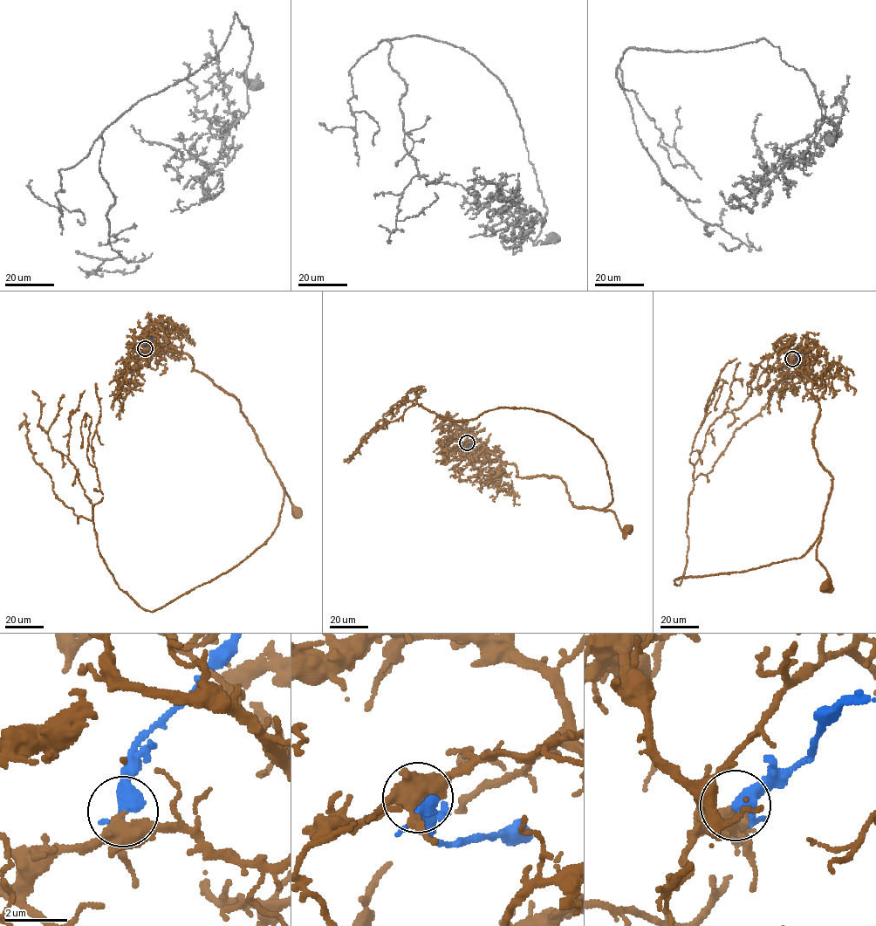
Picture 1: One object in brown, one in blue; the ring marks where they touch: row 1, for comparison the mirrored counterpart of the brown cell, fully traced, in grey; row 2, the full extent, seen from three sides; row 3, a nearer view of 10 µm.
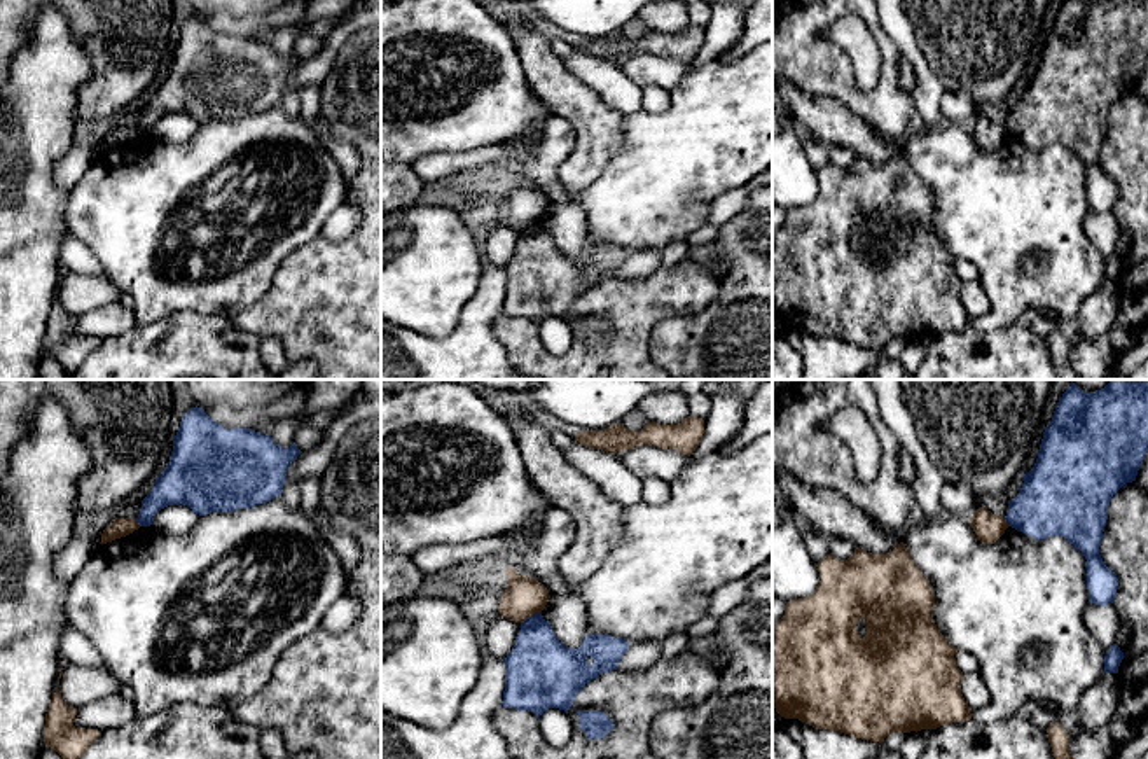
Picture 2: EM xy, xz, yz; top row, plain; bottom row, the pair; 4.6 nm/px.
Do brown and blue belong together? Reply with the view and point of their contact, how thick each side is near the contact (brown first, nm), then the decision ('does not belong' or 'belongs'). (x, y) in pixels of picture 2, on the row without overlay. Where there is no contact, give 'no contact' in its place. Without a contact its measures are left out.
contact xz (530, 224); calibres 190 and 300 nm; does not belong

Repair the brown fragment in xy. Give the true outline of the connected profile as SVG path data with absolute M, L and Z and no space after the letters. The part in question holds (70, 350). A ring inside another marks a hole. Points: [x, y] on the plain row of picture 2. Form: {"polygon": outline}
{"polygon": "M61 282L45 322L44 352L54 357L66 374L73 374L98 346L100 339L73 334L77 317L63 310L59 303L59 287Z"}

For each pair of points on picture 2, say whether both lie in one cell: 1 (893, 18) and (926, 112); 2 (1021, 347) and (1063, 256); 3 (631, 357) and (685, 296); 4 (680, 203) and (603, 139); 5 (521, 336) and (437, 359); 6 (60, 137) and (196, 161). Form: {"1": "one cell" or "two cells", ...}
{"1": "one cell", "2": "two cells", "3": "one cell", "4": "two cells", "5": "two cells", "6": "two cells"}

